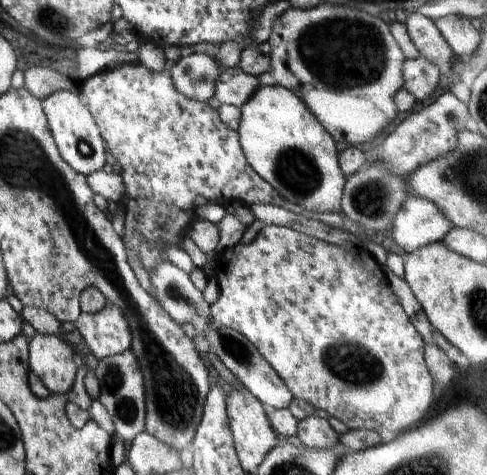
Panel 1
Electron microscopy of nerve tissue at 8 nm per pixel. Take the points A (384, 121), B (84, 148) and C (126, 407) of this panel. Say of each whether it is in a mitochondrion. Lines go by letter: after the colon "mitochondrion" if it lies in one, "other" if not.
A: other
B: mitochondrion
C: mitochondrion

